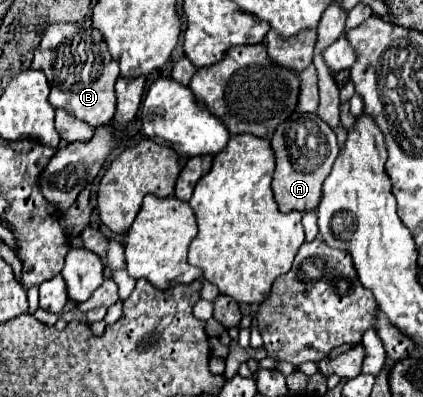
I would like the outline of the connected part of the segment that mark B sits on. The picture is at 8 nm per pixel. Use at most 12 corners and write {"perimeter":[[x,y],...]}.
{"perimeter":[[85,22],[43,32],[31,68],[49,102],[95,126],[115,114],[119,64]]}

